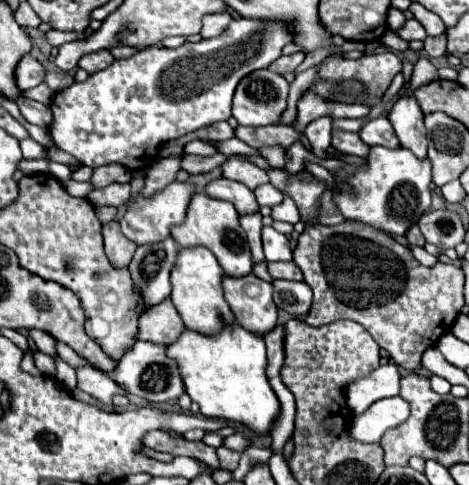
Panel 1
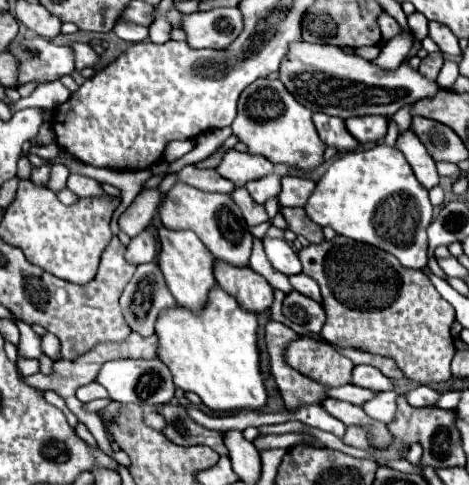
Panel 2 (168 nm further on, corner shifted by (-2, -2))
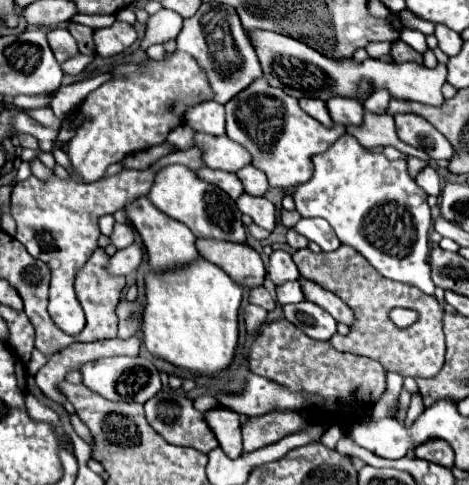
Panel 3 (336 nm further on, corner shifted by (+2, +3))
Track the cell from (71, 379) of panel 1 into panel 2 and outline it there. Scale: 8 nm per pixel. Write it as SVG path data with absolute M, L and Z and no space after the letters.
M15 315L13 316L20 332L20 340L16 345L18 355L24 358L38 359L43 355L41 337L33 331L30 325L24 323Z

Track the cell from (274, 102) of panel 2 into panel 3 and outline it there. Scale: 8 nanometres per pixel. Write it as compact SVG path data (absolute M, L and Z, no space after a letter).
M265 78L253 80L245 92L239 92L225 104L227 112L227 136L235 140L237 144L245 146L245 150L253 156L253 166L263 170L269 178L269 186L279 186L279 188L291 188L297 184L307 182L313 176L313 156L327 152L329 146L345 134L345 126L335 124L333 128L325 128L317 120L313 120L307 112L301 110L299 100L285 94L281 88L273 88Z

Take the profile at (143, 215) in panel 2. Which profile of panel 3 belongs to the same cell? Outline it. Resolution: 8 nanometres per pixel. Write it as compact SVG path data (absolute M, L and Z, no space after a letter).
M123 222L123 224L115 224L113 228L113 234L111 234L111 242L121 250L121 248L127 248L131 242L135 240L135 232L131 228L131 224Z

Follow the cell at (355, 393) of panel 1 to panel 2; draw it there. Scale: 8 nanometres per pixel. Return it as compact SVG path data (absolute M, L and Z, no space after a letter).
M343 385L343 387L335 387L335 389L327 389L329 393L325 397L333 397L333 399L341 399L353 405L365 405L375 393L371 393L369 389L357 387L357 385Z

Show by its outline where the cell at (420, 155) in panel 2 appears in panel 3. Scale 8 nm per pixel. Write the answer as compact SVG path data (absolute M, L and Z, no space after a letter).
M429 164L417 174L415 182L417 182L417 186L421 186L427 194L433 194L433 196L439 196L439 194L441 194L441 178L439 178L437 170L431 168Z

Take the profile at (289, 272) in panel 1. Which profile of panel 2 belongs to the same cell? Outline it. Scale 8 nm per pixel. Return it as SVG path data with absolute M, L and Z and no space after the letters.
M299 273L297 277L291 277L289 281L291 281L291 285L295 287L295 291L303 293L305 297L311 297L311 299L317 301L317 303L323 303L323 297L321 297L321 293L319 293L319 285L317 285L311 277Z

